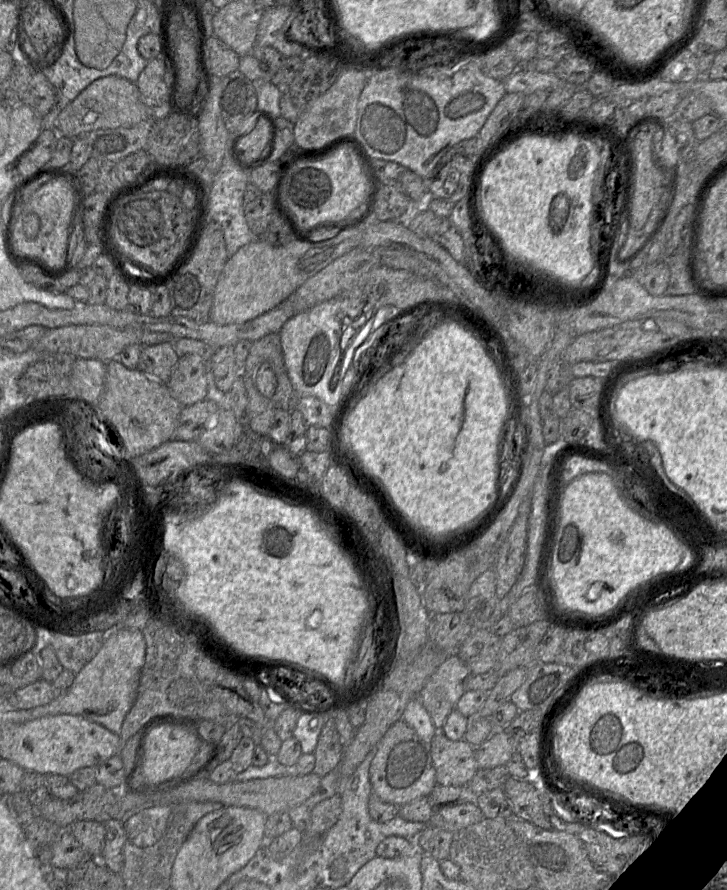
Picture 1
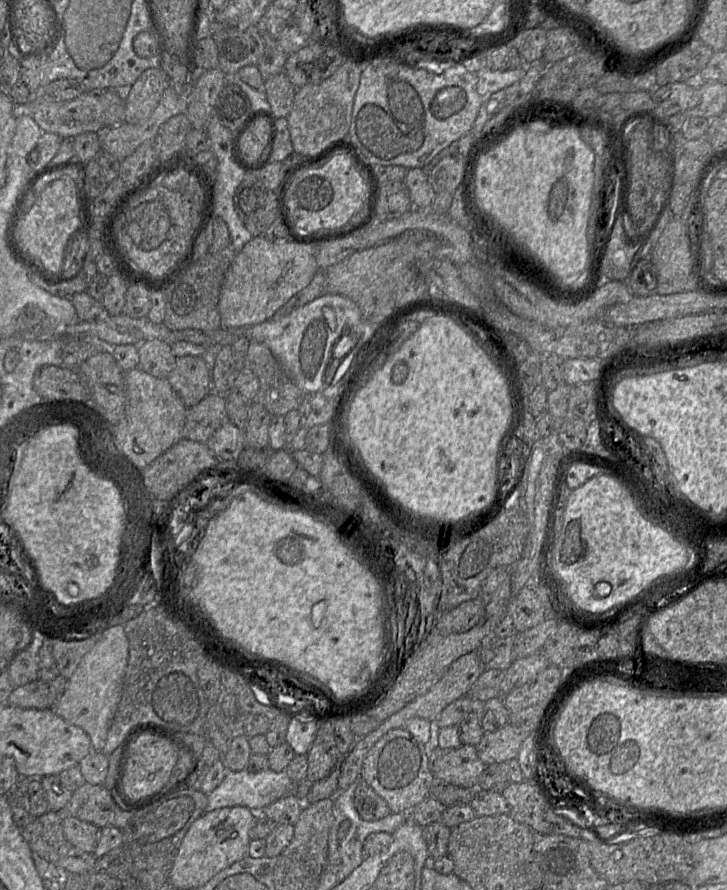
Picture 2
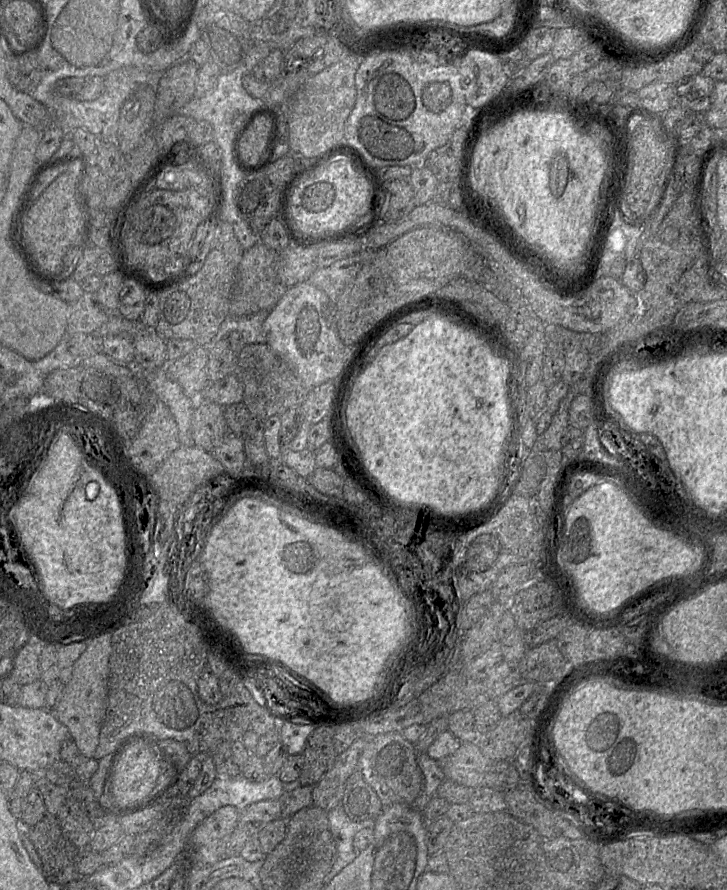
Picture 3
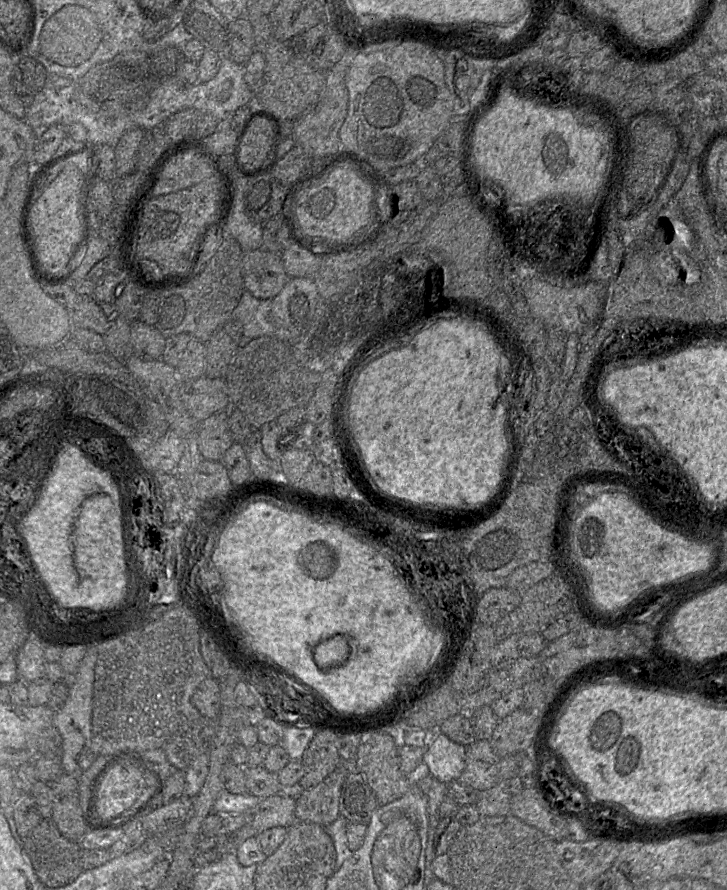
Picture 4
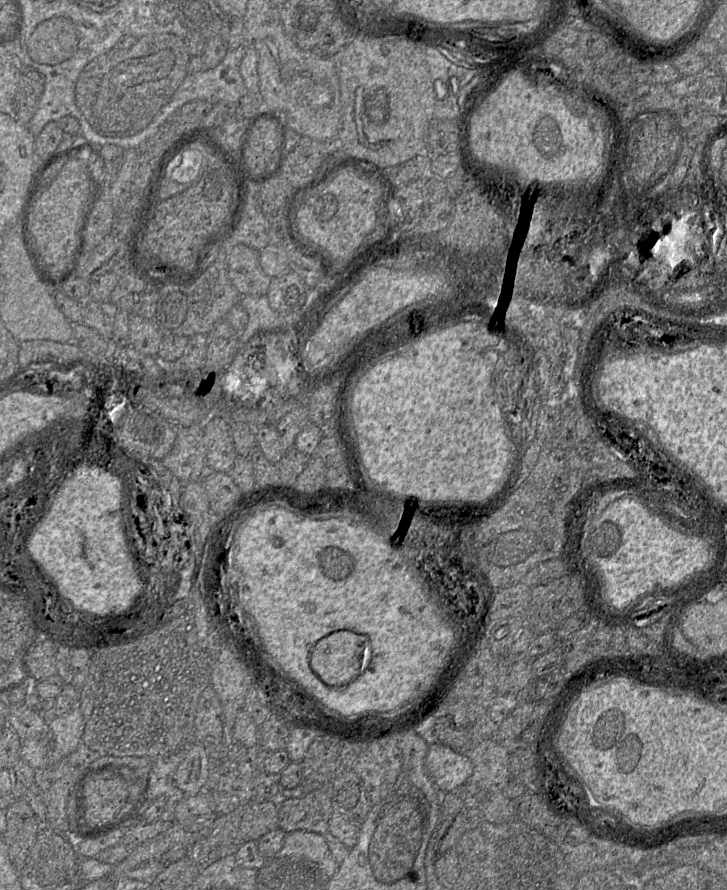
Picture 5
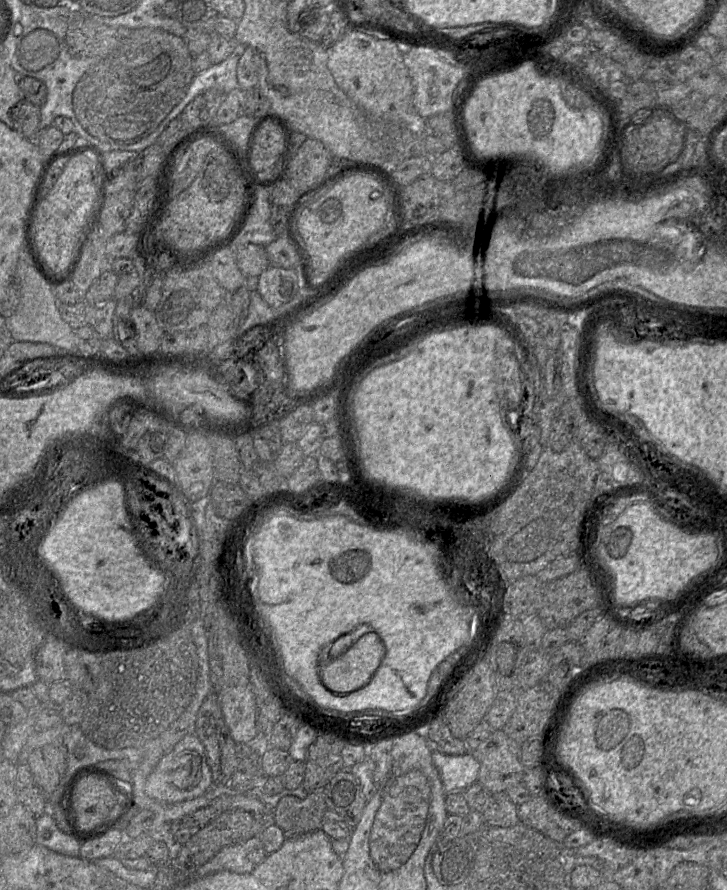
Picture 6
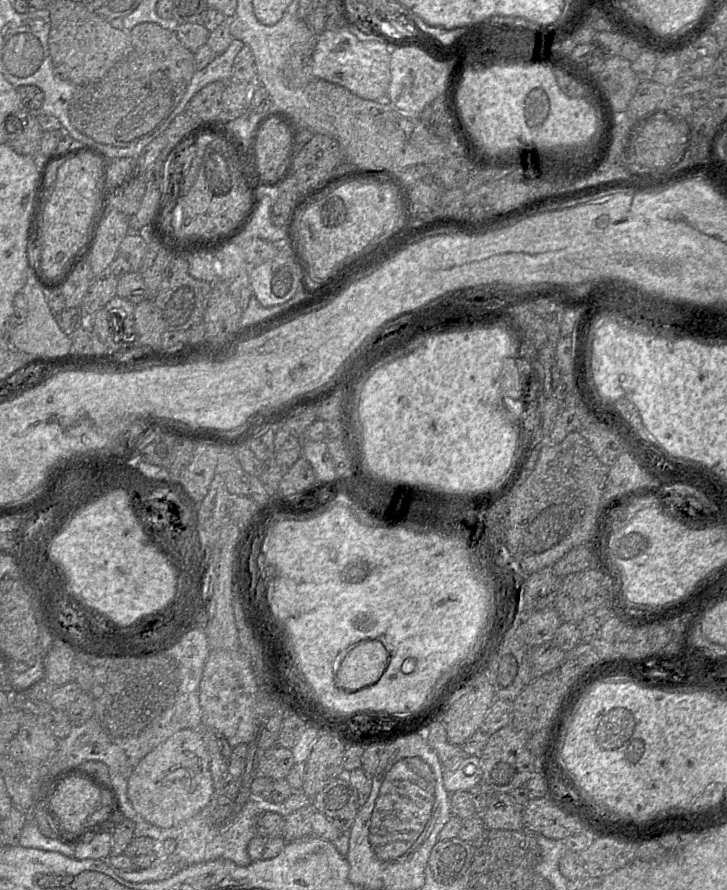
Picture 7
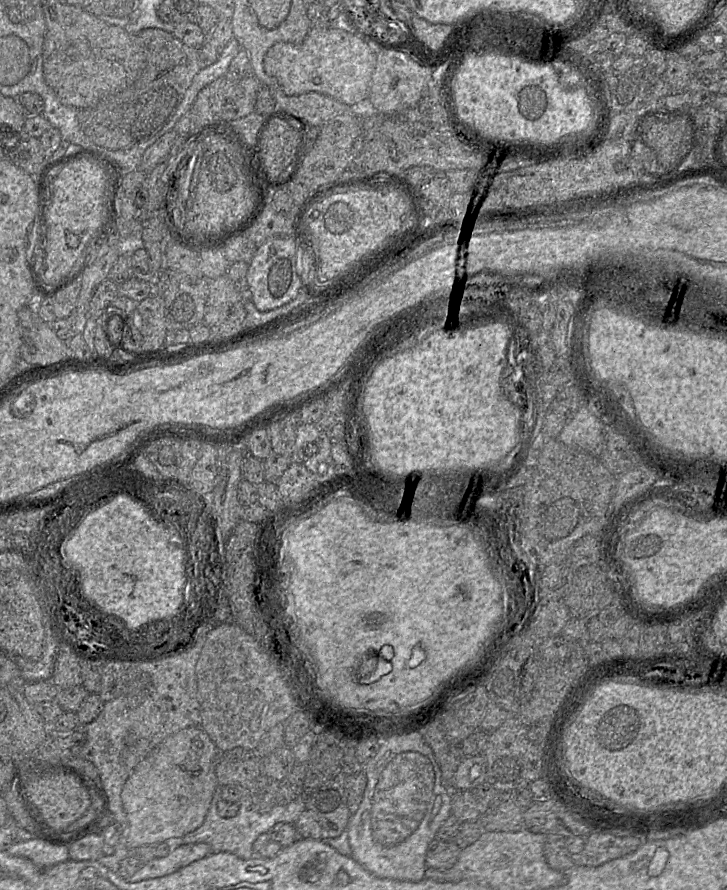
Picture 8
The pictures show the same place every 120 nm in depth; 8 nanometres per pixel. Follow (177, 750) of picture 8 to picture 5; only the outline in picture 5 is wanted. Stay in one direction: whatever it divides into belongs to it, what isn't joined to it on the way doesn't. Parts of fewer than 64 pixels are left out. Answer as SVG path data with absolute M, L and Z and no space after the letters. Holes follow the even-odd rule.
M195 742L185 750L173 781L186 796L196 795L207 788L209 770L209 755L202 744Z

